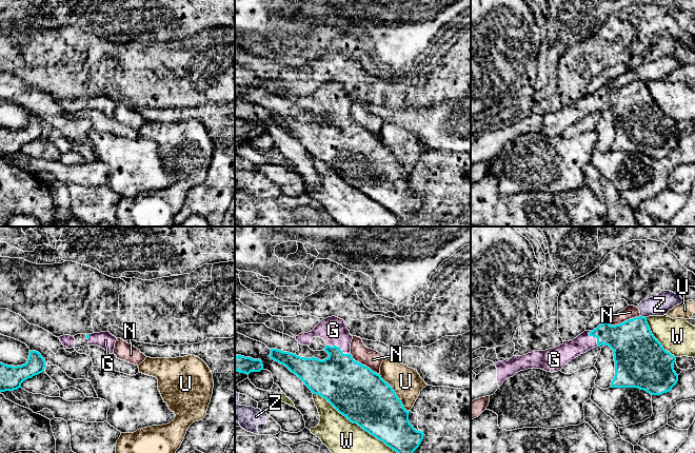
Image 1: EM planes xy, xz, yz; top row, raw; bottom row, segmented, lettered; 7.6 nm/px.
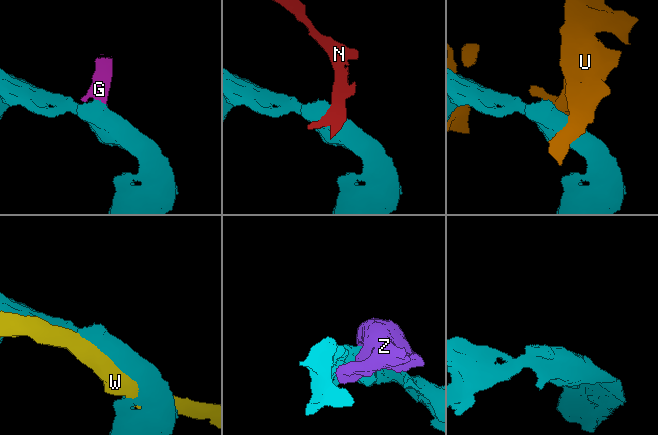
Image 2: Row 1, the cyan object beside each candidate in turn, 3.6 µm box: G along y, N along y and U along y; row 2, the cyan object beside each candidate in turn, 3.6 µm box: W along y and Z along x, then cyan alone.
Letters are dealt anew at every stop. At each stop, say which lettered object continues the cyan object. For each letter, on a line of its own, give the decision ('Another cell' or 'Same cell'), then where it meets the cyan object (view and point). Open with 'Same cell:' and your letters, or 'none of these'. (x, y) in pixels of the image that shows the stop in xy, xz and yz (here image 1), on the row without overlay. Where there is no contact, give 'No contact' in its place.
Same cell: G
G: Same cell. Touches cyan at xz (339, 112)
N: Another cell. Touches cyan at yz (622, 86)
U: Another cell. Touches cyan at xz (395, 157)
W: Another cell. Touches cyan at xz (356, 186)
Z: Another cell. Touches cyan at yz (643, 81)

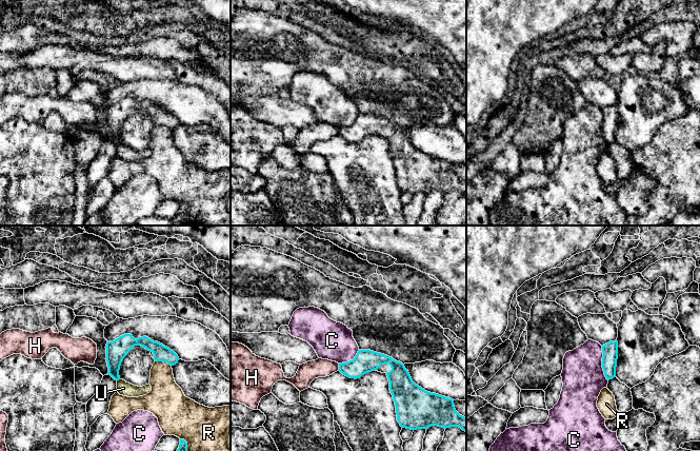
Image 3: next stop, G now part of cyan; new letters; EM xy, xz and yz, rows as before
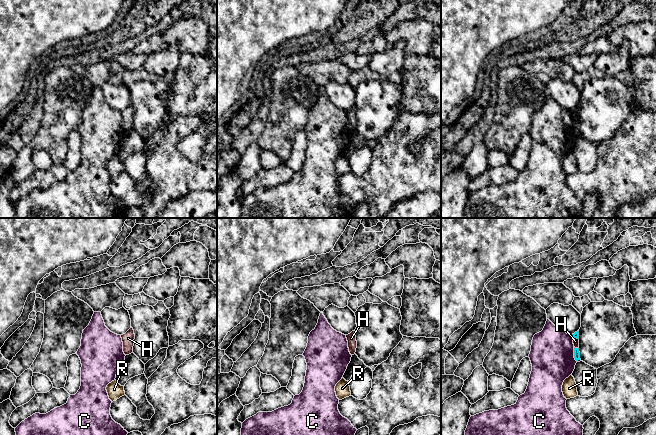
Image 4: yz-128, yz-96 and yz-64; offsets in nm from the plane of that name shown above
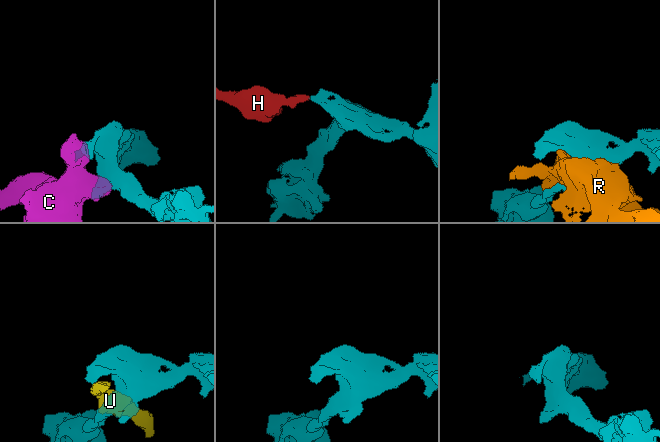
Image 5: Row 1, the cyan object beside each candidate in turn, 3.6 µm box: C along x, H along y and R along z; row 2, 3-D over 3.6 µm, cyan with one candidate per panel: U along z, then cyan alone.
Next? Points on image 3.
Same cell: none of these
C: Another cell. Touches cyan at yz (602, 128)
H: Another cell. Touches cyan at xz (339, 131)
R: Another cell. Touches cyan at xy (163, 125)
U: Another cell. Touches cyan at xy (118, 143)

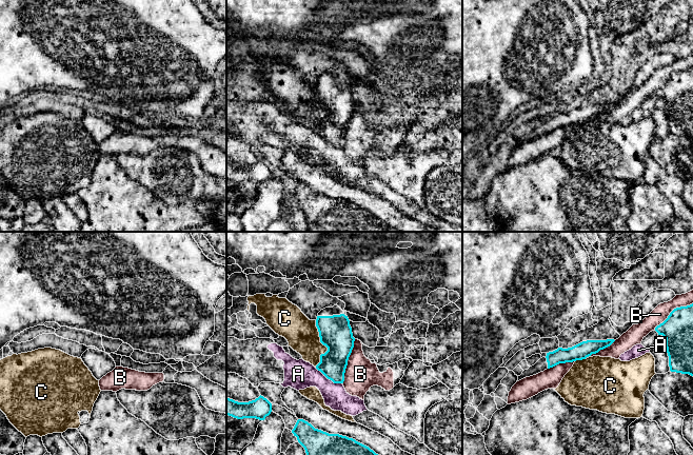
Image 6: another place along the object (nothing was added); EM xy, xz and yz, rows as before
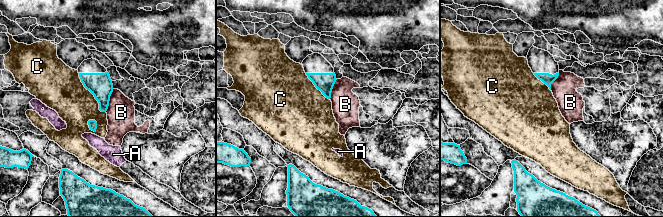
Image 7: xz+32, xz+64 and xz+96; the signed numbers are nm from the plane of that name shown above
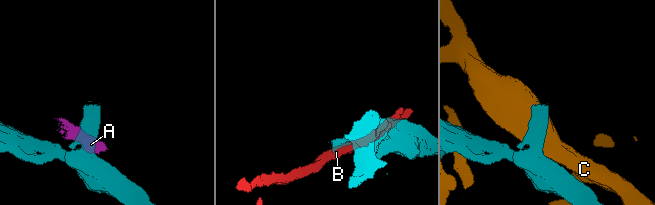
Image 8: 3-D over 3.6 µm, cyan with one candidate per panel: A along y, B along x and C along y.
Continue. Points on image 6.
Same cell: none of these
A: Another cell. Touches cyan at xz (329, 142)
B: Another cell. Touches cyan at xz (347, 125)
C: Another cell. Touches cyan at xz (323, 109)

